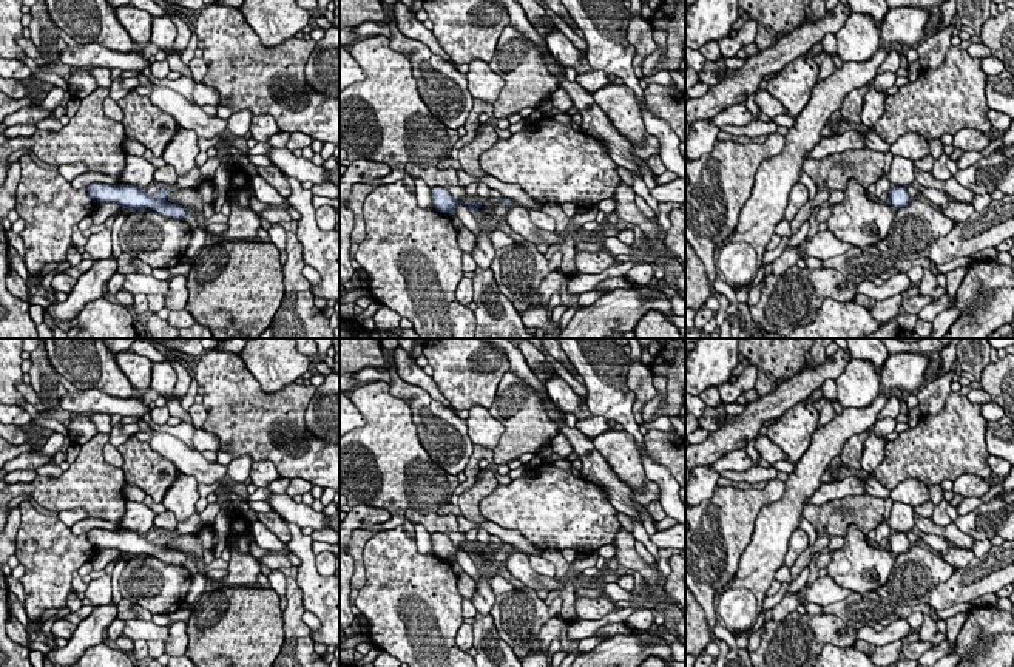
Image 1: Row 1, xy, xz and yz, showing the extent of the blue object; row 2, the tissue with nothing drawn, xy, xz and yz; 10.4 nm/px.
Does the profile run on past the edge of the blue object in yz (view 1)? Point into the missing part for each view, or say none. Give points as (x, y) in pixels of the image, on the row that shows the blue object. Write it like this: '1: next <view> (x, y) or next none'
1: next none

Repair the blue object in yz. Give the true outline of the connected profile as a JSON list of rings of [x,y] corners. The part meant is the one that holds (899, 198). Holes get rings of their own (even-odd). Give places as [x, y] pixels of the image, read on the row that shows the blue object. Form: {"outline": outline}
{"outline": [[[894,187],[892,190],[889,190],[889,205],[892,205],[894,208],[903,208],[909,204],[911,198],[906,191],[906,187]]]}

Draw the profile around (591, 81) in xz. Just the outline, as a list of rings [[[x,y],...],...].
[[[597,69],[577,74],[576,82],[588,93],[596,93],[605,86],[624,85],[624,80],[620,77],[616,77],[613,82],[608,79],[608,73]]]

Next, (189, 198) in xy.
[[[198,187],[181,188],[179,191],[174,191],[170,196],[167,196],[167,202],[179,204],[190,213],[196,215],[198,218],[202,218],[204,201],[201,198]]]

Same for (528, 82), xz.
[[[509,25],[503,28],[489,62],[491,69],[505,80],[492,103],[495,119],[509,117],[523,108],[537,110],[560,88],[542,57],[545,51],[549,51],[546,45],[537,46],[525,32]]]

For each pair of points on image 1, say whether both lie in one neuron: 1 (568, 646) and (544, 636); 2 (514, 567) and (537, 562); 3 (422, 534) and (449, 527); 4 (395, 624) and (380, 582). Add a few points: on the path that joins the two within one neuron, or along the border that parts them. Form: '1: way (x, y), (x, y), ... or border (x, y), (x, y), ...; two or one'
1: way (564, 639), (559, 635), (550, 635); one
2: border (527, 555), (531, 567), (539, 575); two
3: border (414, 524), (420, 524), (431, 534); two
4: way (395, 613), (395, 599), (389, 593); one

